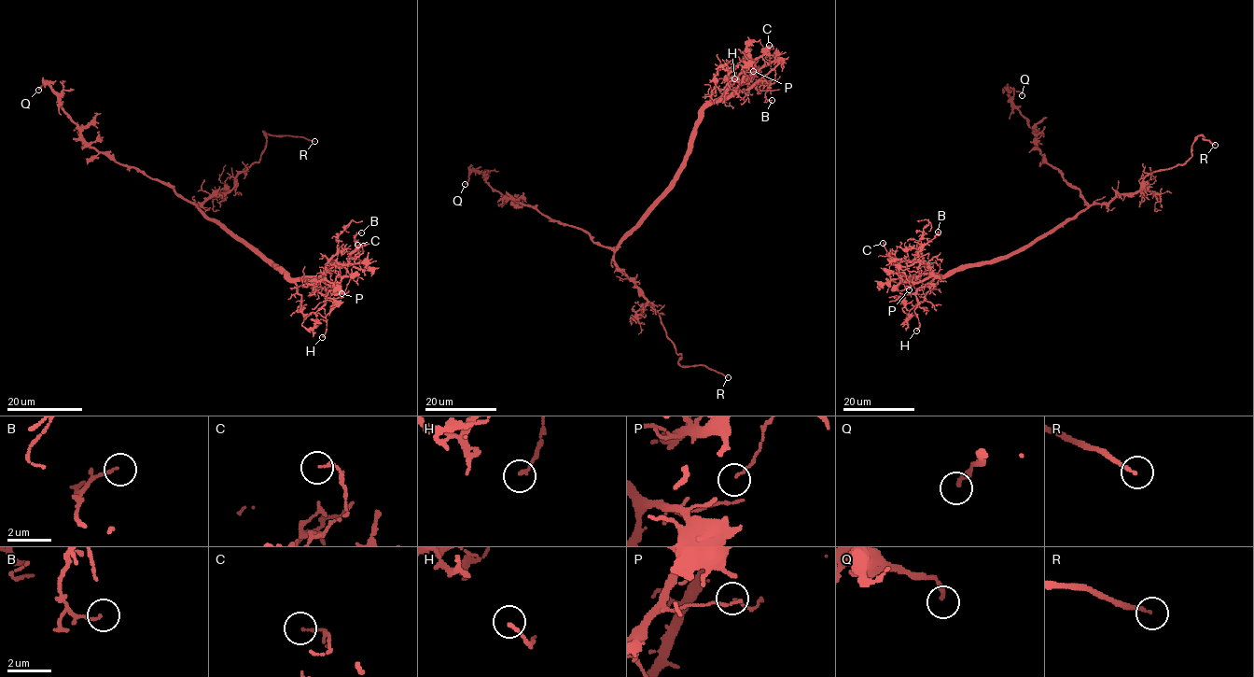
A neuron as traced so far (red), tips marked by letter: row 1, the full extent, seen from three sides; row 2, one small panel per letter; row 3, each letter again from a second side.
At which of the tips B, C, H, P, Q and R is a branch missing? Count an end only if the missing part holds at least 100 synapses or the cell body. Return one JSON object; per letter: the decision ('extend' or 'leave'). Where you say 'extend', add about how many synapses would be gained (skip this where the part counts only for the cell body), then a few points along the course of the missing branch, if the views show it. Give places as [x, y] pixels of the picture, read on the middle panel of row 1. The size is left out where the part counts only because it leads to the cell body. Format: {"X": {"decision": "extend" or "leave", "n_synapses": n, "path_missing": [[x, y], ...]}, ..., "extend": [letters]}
{"B": {"decision": "leave"}, "C": {"decision": "leave"}, "H": {"decision": "leave"}, "P": {"decision": "leave"}, "Q": {"decision": "leave"}, "R": {"decision": "extend", "path_missing": [[728, 377], [762, 387], [761, 392]]}, "extend": ["R"]}

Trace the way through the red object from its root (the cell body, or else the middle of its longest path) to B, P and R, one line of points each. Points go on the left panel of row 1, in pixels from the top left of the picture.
B: (218, 224), (293, 278), (317, 278), (333, 266), (341, 266), (355, 247), (354, 237), (361, 232)
P: (218, 224), (293, 278), (319, 278), (329, 286), (335, 286), (344, 276), (354, 275), (341, 293)
R: (218, 224), (195, 204), (226, 194), (234, 178), (258, 162), (266, 144), (263, 132), (314, 141)

